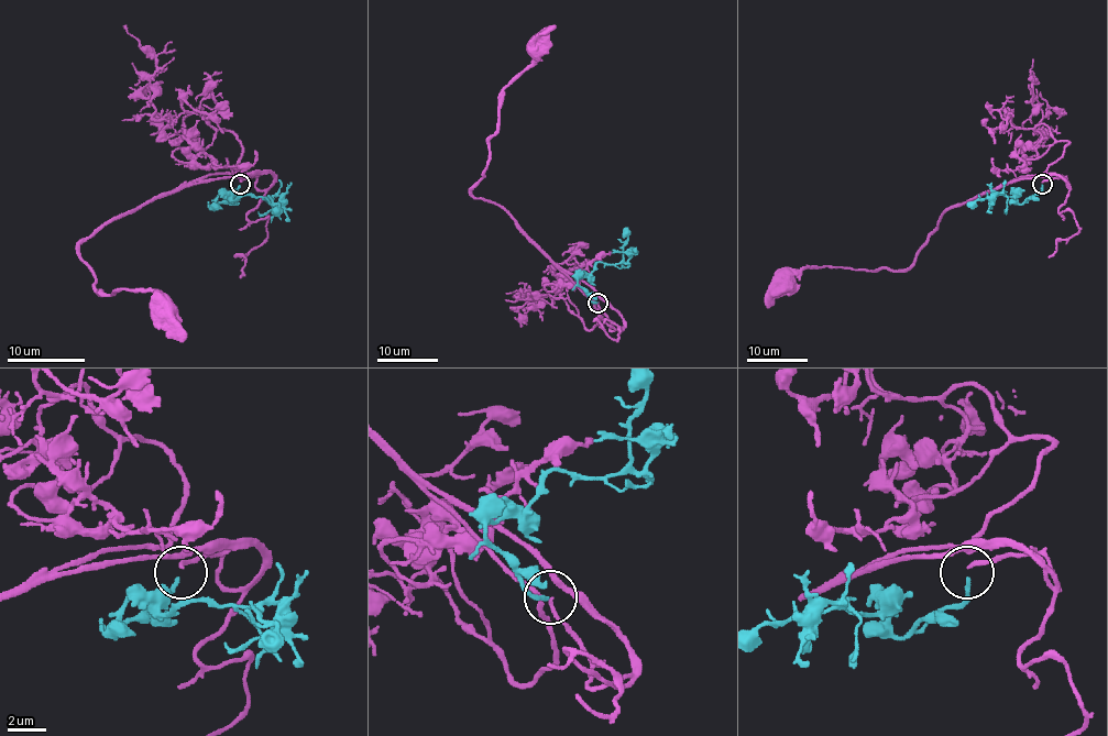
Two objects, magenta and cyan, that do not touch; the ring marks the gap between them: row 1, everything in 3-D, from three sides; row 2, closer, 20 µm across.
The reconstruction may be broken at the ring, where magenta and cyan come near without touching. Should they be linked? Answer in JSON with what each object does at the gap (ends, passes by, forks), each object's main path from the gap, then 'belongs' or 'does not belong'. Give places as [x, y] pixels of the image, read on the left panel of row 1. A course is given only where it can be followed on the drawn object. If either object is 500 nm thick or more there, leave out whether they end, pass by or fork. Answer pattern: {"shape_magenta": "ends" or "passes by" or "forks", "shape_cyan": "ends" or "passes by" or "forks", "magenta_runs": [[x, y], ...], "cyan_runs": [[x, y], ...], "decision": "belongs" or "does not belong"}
{"shape_magenta": "passes by", "shape_cyan": "ends", "magenta_runs": [[240, 180], [255, 175], [265, 190], [273, 180], [197, 179], [79, 245], [98, 292], [153, 289], [163, 311]], "cyan_runs": [[240, 185], [215, 210], [215, 200], [221, 195], [232, 200], [242, 195], [270, 196], [280, 206], [273, 212]], "decision": "belongs"}

